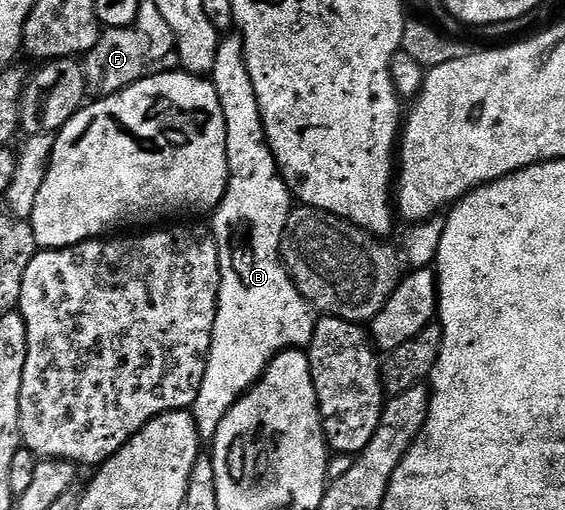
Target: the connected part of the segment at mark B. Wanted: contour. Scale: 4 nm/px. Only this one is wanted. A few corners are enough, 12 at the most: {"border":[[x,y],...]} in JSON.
{"border":[[239,32],[210,80],[228,187],[220,303],[190,407],[201,439],[317,315],[280,258],[294,195]]}

